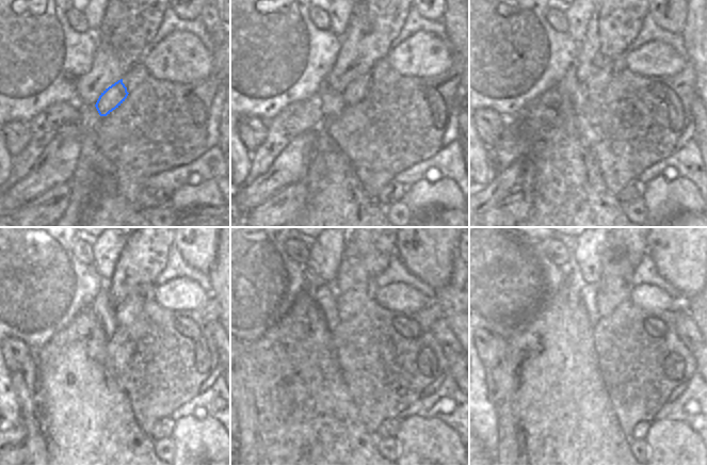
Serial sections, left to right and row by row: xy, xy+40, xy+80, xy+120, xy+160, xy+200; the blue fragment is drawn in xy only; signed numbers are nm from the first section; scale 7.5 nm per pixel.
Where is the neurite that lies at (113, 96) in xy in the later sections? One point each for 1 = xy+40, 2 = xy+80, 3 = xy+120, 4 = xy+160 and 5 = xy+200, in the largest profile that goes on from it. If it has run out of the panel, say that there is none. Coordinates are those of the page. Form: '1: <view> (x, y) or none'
1: xy+40 (356, 90)
2: xy+80 (596, 85)
3: xy+120 (125, 312)
4: xy+160 (356, 286)
5: xy+200 (603, 266)

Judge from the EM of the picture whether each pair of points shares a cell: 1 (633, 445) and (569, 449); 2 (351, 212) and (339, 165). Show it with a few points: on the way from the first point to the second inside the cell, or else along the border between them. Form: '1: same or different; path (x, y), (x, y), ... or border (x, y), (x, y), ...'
1: different; border (619, 436), (619, 445), (625, 454)
2: same; path (339, 201), (339, 177)

